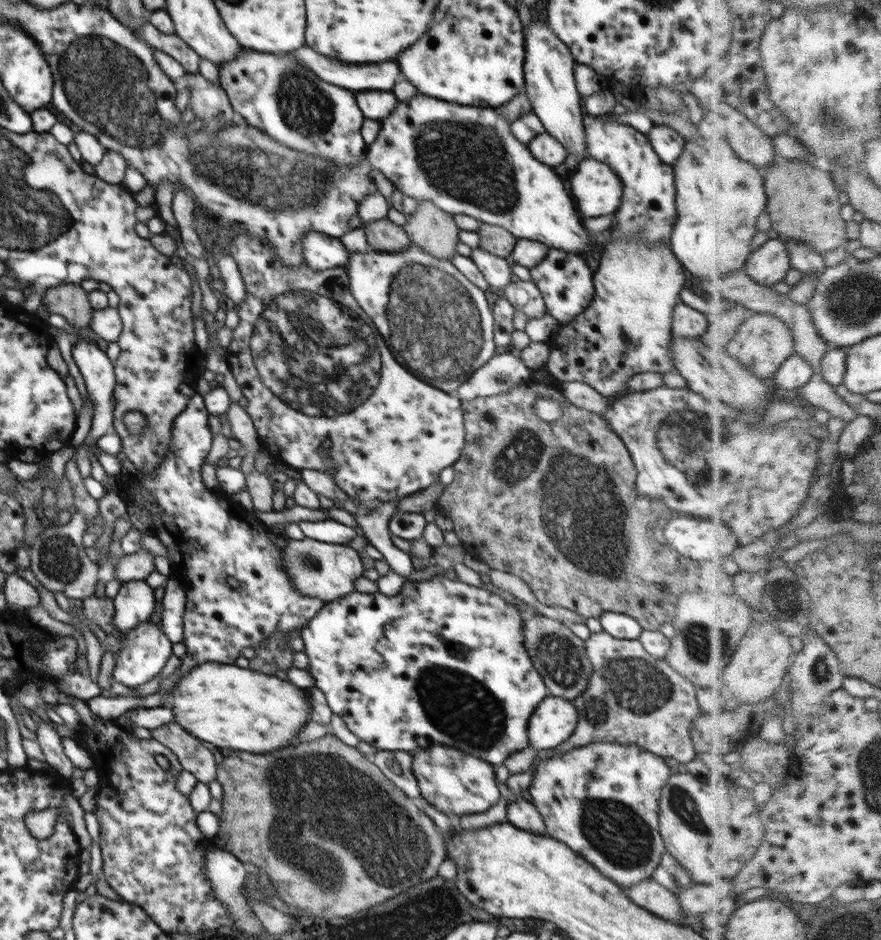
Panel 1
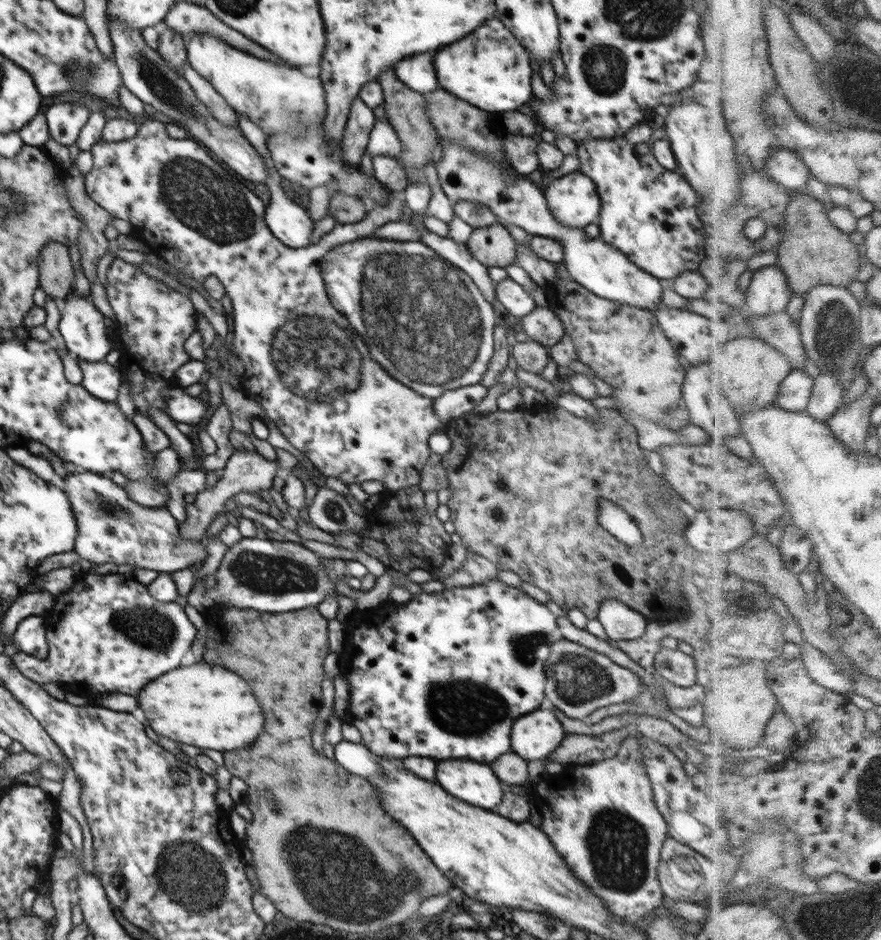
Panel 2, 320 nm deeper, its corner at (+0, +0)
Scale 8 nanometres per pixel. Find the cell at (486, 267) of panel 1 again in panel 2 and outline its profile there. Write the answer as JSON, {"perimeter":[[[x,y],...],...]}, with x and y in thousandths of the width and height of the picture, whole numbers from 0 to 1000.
{"perimeter":[[[579,296],[563,301],[562,312],[572,324],[573,333],[587,338],[595,338],[608,327],[605,314]]]}

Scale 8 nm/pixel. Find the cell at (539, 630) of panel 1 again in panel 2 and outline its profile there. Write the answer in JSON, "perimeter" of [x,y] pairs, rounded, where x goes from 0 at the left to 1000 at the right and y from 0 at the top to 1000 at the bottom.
{"perimeter":[[[642,680],[624,688],[619,712],[623,723],[617,735],[620,743],[647,764],[662,766],[683,751],[712,747],[730,735],[730,730],[720,715],[701,709],[686,695],[679,695]]]}

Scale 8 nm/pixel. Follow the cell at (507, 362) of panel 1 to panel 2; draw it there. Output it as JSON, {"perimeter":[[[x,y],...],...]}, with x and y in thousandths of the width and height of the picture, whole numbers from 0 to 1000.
{"perimeter":[[[547,407],[527,410],[494,423],[493,439],[502,448],[507,449],[533,439],[552,421],[554,421],[554,414],[547,411]]]}

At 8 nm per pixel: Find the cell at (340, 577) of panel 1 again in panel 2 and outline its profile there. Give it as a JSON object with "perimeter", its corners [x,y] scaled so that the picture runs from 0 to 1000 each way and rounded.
{"perimeter":[[[295,570],[276,572],[260,582],[244,614],[243,628],[249,641],[300,653],[360,646],[368,640],[368,635],[386,633],[380,630],[380,621],[359,588],[334,576],[313,576]]]}

